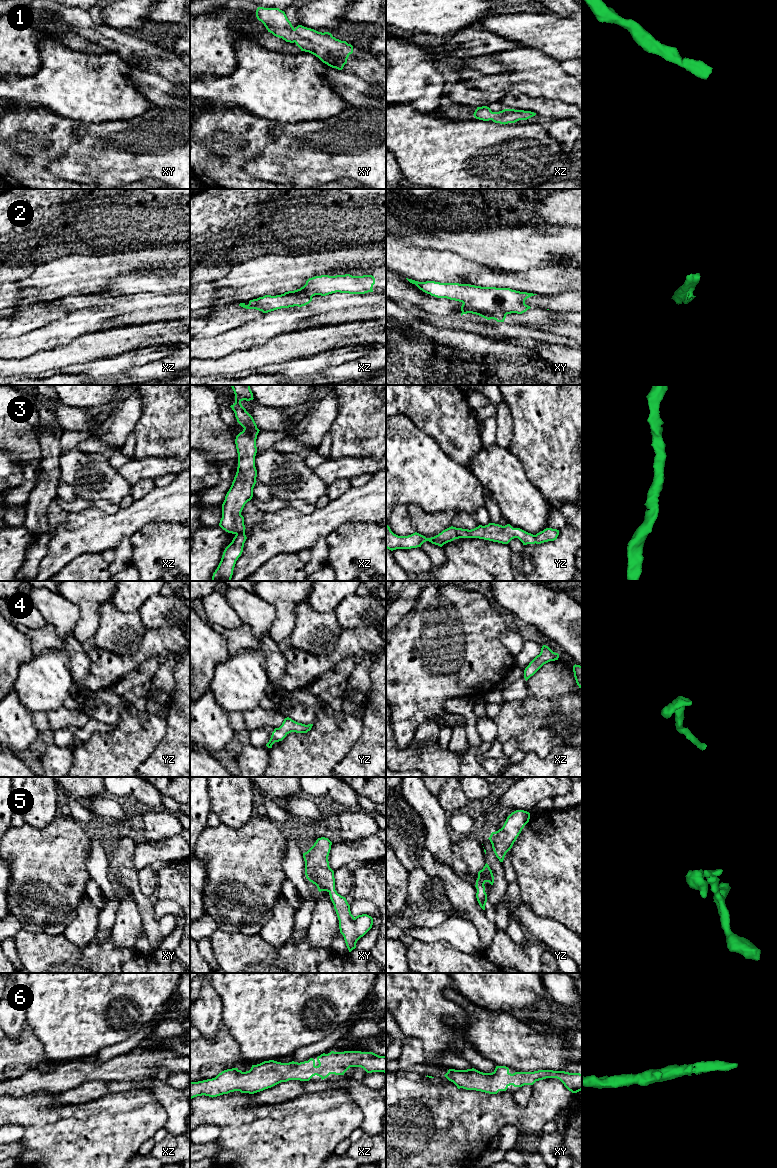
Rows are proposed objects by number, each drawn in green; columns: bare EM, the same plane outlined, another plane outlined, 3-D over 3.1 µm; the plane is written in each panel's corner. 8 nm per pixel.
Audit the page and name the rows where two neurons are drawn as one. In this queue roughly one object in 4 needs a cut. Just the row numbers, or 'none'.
none

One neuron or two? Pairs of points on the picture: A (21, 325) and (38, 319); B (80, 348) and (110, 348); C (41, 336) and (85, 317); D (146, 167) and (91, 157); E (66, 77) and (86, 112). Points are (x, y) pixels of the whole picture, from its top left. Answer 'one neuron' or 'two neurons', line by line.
A: one neuron
B: one neuron
C: one neuron
D: one neuron
E: one neuron

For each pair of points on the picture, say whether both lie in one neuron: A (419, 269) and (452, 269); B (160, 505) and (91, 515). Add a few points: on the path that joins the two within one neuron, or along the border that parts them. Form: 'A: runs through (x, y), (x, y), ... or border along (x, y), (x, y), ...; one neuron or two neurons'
A: runs through (427, 269), (444, 269); one neuron
B: runs through (143, 511), (131, 520), (108, 520); one neuron

